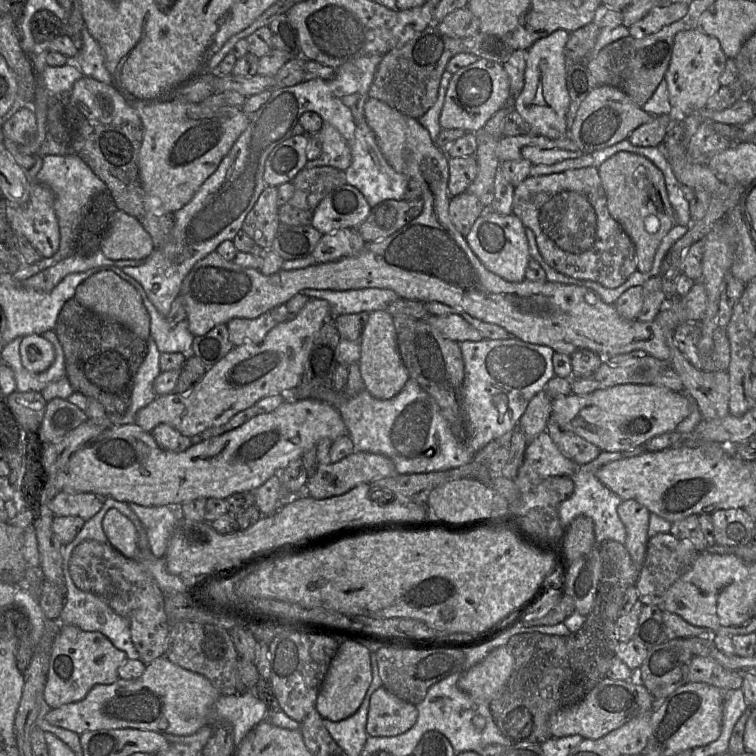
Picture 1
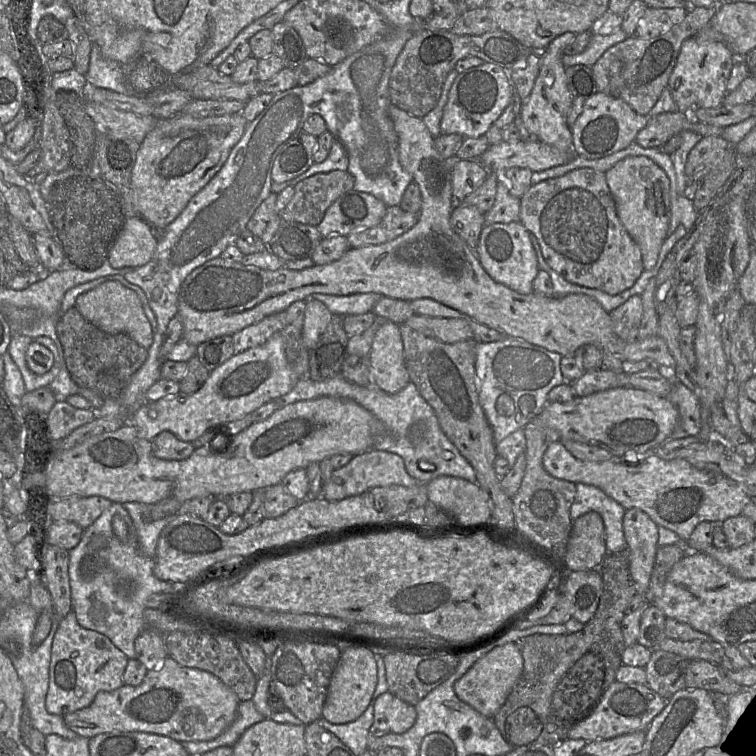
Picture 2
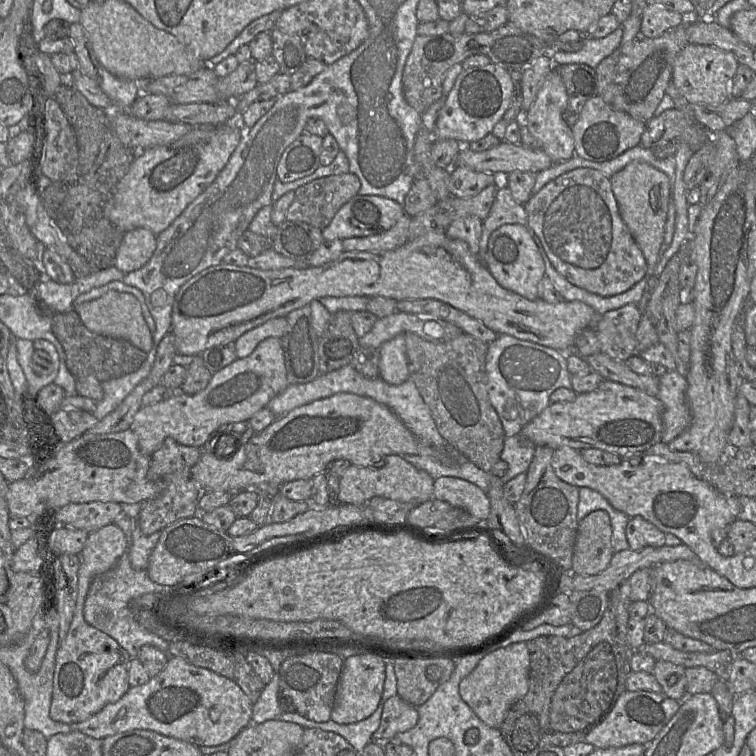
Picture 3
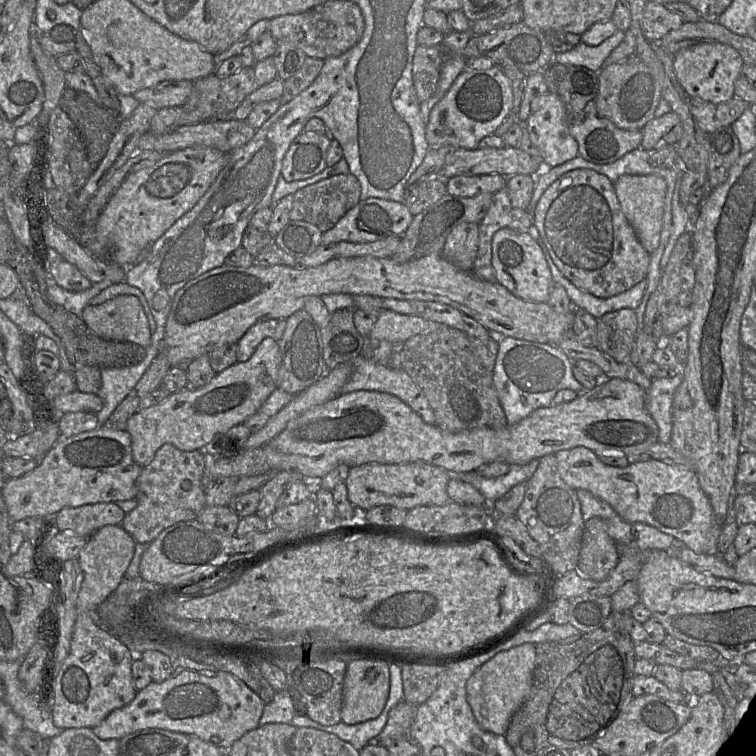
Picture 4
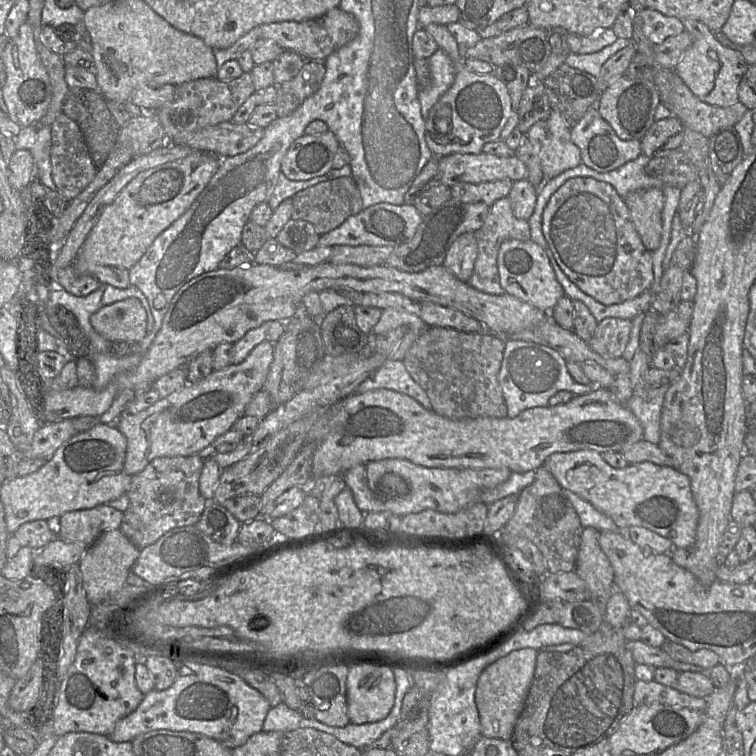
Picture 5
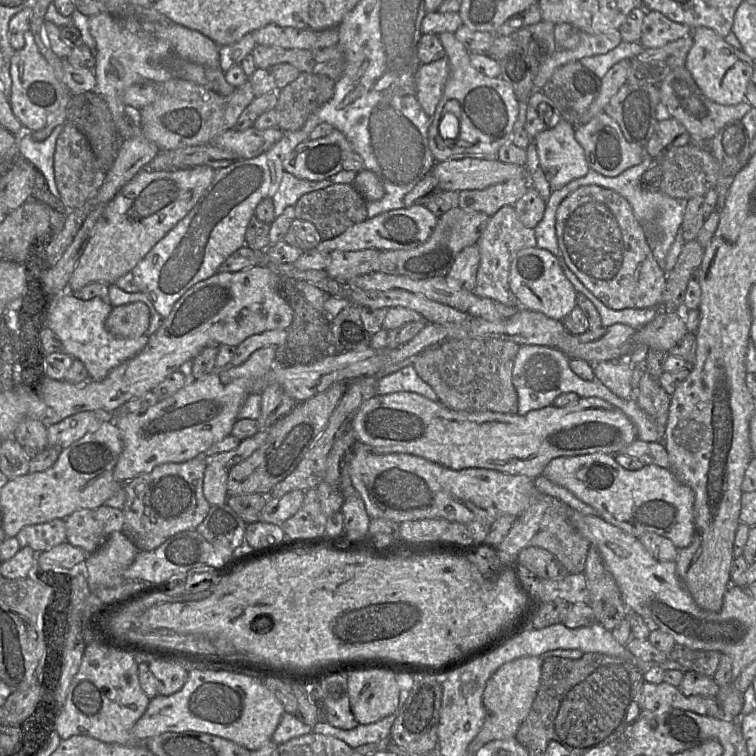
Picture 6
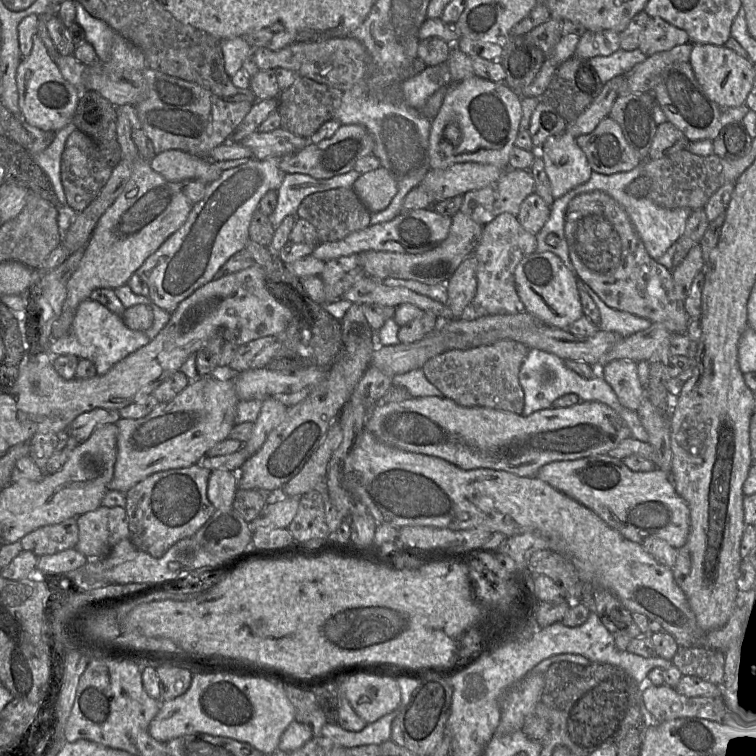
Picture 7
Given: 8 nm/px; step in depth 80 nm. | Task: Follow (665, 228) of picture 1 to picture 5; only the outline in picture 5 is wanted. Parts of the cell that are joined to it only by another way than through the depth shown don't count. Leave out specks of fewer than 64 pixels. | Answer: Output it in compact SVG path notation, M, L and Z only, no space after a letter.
M639 189L628 193L623 199L644 246L651 252L655 251L662 235L662 209L665 201L662 189Z

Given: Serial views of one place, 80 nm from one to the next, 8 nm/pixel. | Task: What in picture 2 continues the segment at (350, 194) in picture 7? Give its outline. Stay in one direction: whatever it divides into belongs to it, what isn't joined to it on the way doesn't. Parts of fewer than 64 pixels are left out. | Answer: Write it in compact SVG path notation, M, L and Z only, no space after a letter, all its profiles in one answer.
M347 171L314 174L295 186L295 194L280 213L282 221L318 226L331 204L354 189L354 177Z

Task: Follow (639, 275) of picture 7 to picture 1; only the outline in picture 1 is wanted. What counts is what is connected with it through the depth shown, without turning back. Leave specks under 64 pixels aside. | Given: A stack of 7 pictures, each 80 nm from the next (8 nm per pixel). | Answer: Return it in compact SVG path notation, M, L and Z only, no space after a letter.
M596 167L528 176L514 188L512 214L533 231L539 252L547 264L566 276L614 289L637 270L635 246L609 213Z

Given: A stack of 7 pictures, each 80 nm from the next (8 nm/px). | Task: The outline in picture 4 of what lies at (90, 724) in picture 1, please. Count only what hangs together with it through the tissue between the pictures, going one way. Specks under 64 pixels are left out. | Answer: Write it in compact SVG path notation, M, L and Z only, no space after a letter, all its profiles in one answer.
M178 656L172 661L173 673L163 682L151 682L137 692L135 699L128 705L112 711L99 725L93 729L94 734L102 740L120 740L133 732L158 728L173 732L196 735L227 751L231 745L247 732L259 727L265 703L243 681L232 674L203 665L187 656Z

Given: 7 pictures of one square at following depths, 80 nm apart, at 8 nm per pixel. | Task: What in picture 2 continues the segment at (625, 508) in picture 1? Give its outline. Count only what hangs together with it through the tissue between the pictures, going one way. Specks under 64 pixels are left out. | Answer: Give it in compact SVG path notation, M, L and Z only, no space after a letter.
M627 509L623 516L623 531L627 542L627 560L636 592L644 595L648 589L658 548L658 525L641 509Z

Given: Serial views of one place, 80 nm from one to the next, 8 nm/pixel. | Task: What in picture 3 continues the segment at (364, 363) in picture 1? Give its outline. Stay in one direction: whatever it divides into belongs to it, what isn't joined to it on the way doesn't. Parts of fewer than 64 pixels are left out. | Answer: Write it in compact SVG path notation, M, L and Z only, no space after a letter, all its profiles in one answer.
M404 334L384 342L380 347L379 377L390 385L409 379Z

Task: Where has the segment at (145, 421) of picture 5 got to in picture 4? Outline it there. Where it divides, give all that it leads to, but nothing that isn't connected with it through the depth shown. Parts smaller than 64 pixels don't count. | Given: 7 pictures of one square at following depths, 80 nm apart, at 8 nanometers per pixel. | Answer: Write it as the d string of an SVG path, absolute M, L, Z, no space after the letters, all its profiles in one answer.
M267 337L256 347L247 361L236 362L217 373L205 386L196 390L185 388L179 392L170 393L164 401L137 411L126 423L126 431L131 436L134 461L144 467L153 459L157 450L167 443L182 451L201 450L216 434L225 433L231 427L242 424L247 418L255 414L270 394L278 388L279 367L280 349L278 342Z

